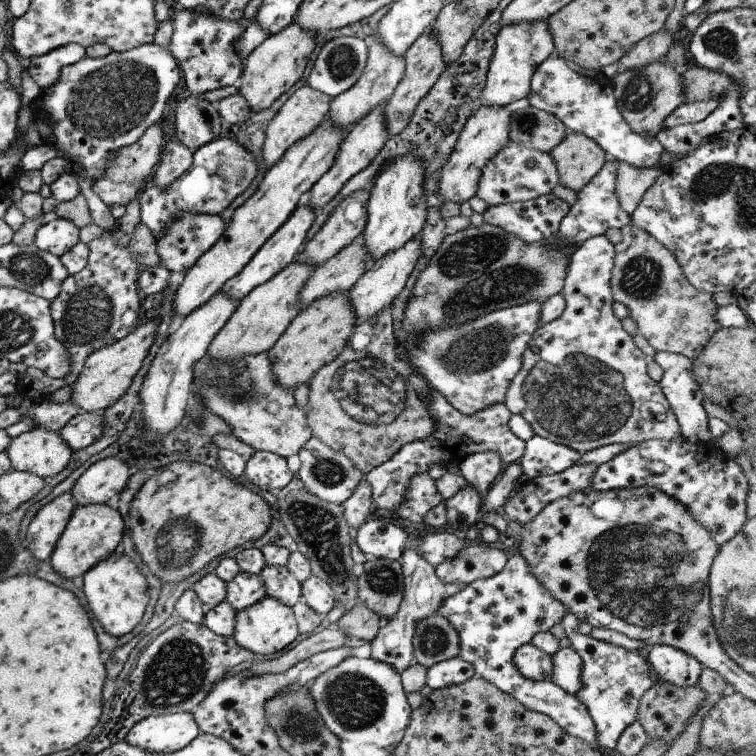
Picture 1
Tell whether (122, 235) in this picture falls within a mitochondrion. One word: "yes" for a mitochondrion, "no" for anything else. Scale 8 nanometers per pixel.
no

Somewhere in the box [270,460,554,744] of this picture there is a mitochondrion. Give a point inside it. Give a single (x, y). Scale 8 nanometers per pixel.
(354, 699)

